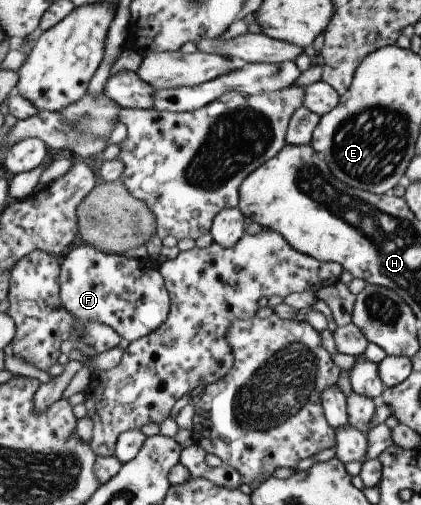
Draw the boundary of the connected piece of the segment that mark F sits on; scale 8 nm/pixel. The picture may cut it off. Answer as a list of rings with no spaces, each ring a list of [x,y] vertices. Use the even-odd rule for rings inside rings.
[[[77,243],[72,245],[71,250],[64,255],[62,263],[59,264],[57,280],[61,307],[73,317],[69,335],[72,341],[81,339],[85,324],[98,322],[111,327],[122,339],[131,342],[154,332],[161,323],[164,323],[169,312],[170,300],[162,276],[157,264],[148,258],[137,260],[118,254],[104,254],[91,245]]]

